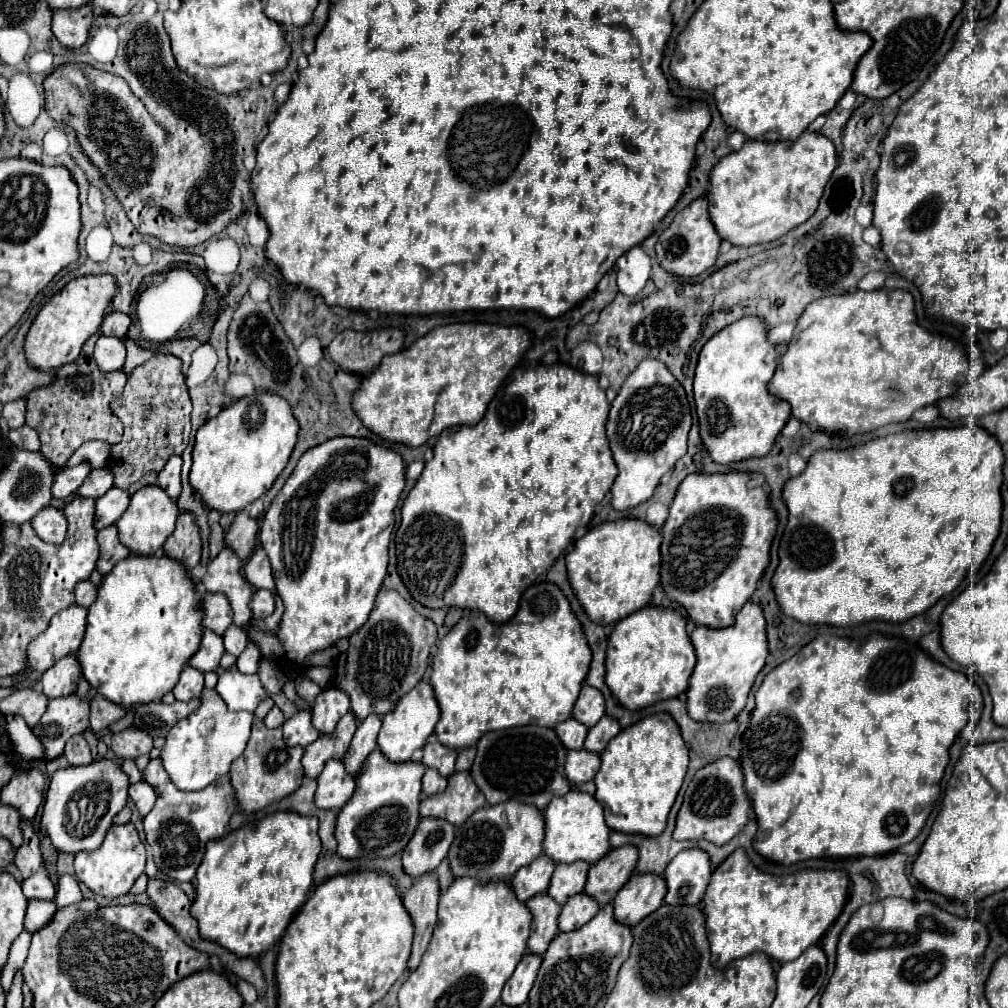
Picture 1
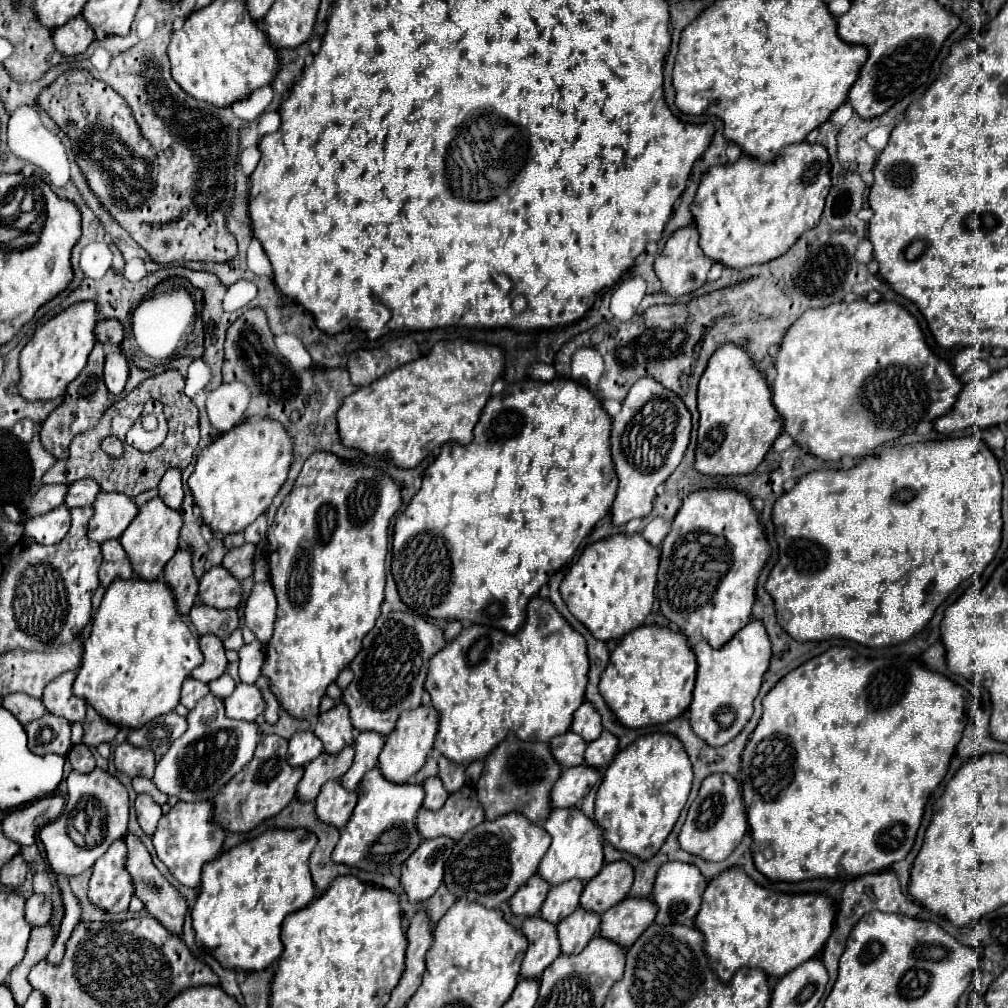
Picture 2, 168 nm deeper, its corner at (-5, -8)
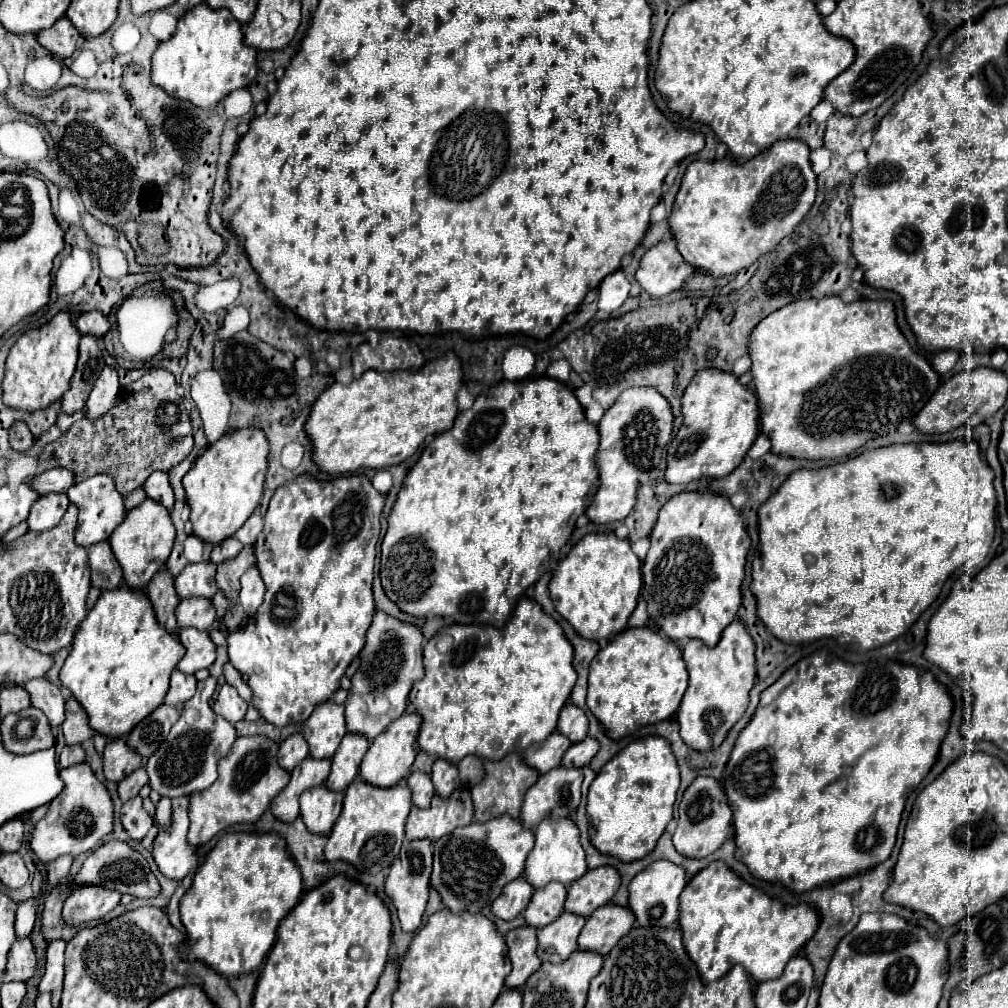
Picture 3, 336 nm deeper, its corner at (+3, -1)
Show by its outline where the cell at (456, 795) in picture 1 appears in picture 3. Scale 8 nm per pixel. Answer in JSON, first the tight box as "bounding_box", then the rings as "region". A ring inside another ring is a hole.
{"bounding_box":[405,789,473,841],"region":[[[457,789],[449,799],[433,797],[429,809],[411,807],[405,837],[409,841],[429,839],[437,841],[443,835],[451,835],[457,827],[469,825],[473,821],[473,801],[467,789]]]}

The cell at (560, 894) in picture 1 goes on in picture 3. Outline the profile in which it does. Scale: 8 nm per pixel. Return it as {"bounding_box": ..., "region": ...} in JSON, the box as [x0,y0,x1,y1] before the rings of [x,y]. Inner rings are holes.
{"bounding_box":[523,883,567,929],"region":[[[549,883],[543,889],[537,889],[523,911],[525,925],[541,929],[553,923],[563,913],[563,903],[567,897],[567,887],[561,883]]]}

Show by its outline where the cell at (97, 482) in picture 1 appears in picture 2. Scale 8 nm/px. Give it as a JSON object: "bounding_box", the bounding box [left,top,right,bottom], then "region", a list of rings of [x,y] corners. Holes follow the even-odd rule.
{"bounding_box":[65,478,101,508],"region":[[[83,478],[79,482],[69,484],[69,492],[67,492],[65,504],[69,508],[75,508],[75,506],[93,506],[93,502],[95,502],[99,492],[101,492],[101,486],[93,478]]]}

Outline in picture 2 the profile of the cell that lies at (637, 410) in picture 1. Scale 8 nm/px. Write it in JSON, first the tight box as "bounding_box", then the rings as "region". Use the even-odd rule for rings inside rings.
{"bounding_box":[611,378,691,526],"region":[[[655,378],[637,380],[619,414],[613,418],[611,456],[619,476],[617,498],[611,506],[611,520],[615,526],[627,524],[633,518],[649,516],[657,486],[661,486],[685,456],[691,440],[691,414],[683,400],[661,386]]]}

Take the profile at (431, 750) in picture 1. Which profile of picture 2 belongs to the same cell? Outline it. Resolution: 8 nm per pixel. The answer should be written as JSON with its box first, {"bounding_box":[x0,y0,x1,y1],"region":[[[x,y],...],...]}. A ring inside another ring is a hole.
{"bounding_box":[437,756,465,792],"region":[[[445,756],[437,758],[439,762],[439,778],[443,780],[443,786],[447,792],[455,792],[465,782],[465,766],[449,762]]]}

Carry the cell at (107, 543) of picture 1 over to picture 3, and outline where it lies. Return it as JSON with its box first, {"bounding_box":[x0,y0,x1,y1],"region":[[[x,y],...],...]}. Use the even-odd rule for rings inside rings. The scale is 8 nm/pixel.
{"bounding_box":[87,541,123,591],"region":[[[107,541],[95,543],[87,547],[87,553],[89,553],[89,569],[91,569],[93,587],[99,587],[103,591],[121,587],[123,573],[109,543]]]}

